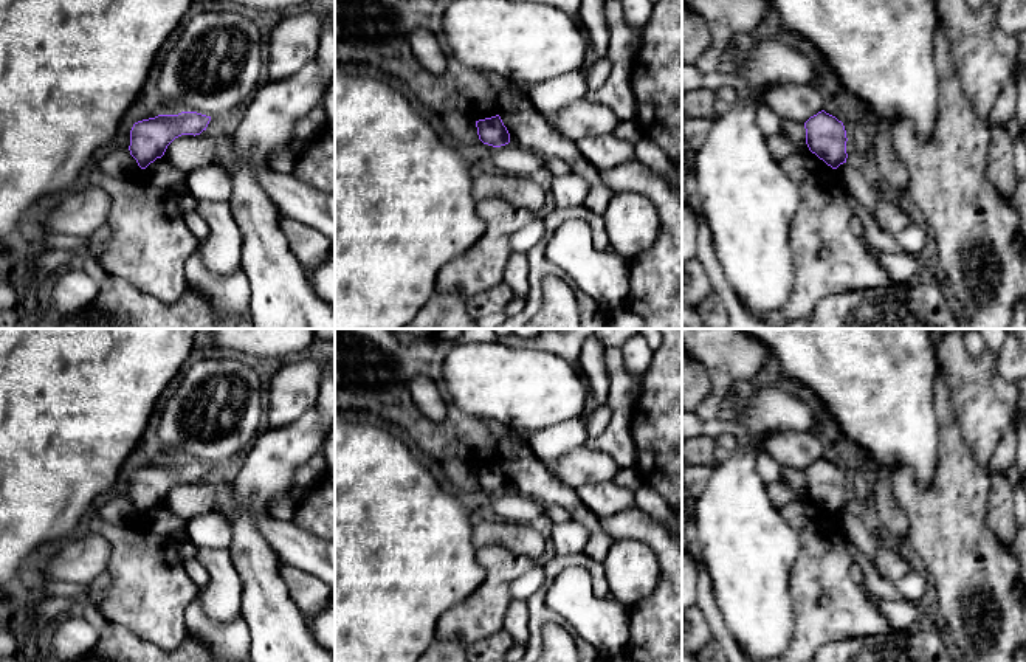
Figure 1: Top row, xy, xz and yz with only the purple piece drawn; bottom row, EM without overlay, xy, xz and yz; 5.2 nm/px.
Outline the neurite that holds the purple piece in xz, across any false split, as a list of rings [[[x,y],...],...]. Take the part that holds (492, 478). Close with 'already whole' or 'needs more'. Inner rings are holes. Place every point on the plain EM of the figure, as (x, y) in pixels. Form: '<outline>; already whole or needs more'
[[[499,462],[476,468],[476,474],[484,491],[501,495],[510,490],[510,481]]]; already whole

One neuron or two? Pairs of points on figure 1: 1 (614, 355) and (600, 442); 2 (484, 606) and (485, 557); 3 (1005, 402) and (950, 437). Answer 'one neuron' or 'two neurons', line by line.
1: one neuron
2: one neuron
3: two neurons

